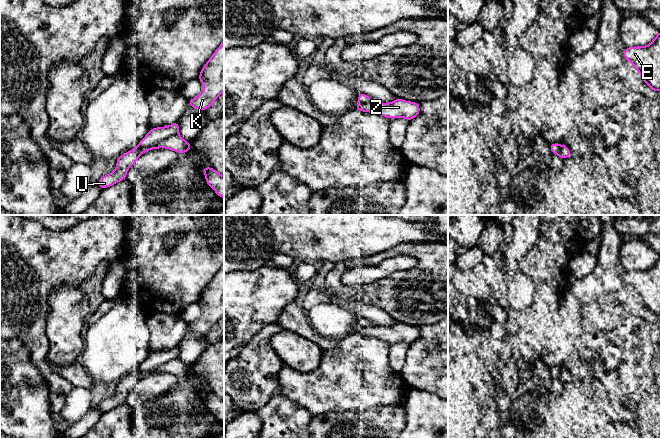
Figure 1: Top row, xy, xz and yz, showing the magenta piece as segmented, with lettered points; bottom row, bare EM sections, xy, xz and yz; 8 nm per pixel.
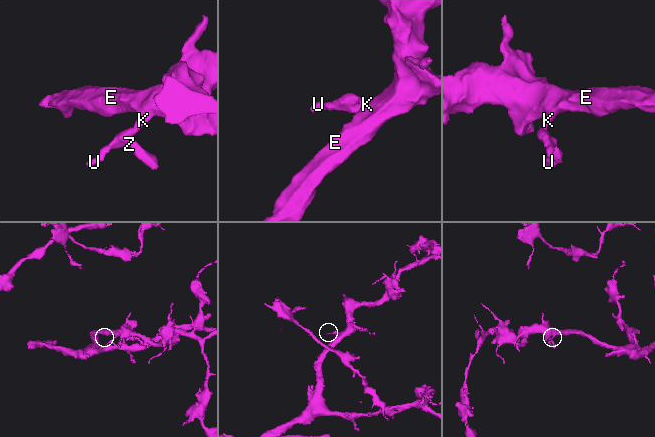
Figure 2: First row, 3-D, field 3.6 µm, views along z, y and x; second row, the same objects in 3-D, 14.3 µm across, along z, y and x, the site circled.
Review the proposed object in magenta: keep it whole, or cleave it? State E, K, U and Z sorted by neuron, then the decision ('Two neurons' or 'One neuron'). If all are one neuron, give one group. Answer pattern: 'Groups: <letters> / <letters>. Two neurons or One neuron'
Groups: E K / U Z. Two neurons

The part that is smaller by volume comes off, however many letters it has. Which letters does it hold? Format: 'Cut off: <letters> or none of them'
Cut off: U, Z

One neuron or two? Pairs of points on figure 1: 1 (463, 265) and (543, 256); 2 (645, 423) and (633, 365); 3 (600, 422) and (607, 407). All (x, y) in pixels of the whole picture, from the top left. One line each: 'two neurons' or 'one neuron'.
1: two neurons
2: two neurons
3: two neurons

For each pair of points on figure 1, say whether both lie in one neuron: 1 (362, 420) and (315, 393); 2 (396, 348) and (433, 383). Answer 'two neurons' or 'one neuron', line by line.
1: two neurons
2: two neurons

